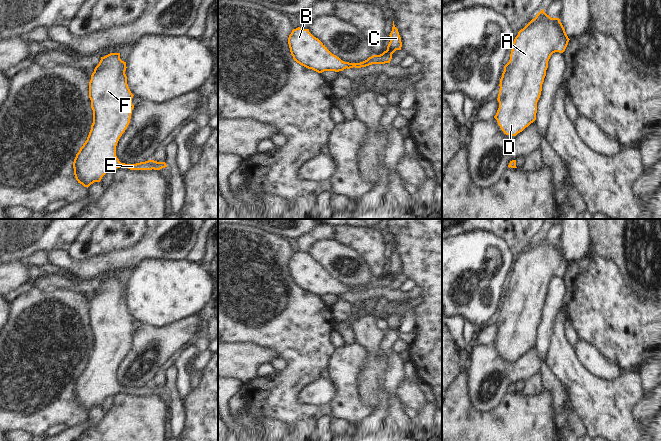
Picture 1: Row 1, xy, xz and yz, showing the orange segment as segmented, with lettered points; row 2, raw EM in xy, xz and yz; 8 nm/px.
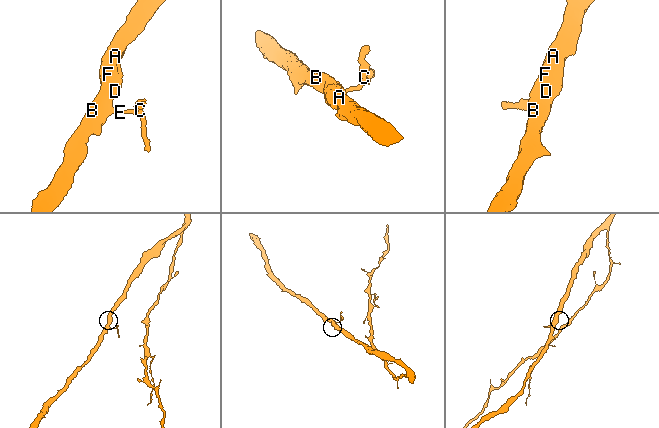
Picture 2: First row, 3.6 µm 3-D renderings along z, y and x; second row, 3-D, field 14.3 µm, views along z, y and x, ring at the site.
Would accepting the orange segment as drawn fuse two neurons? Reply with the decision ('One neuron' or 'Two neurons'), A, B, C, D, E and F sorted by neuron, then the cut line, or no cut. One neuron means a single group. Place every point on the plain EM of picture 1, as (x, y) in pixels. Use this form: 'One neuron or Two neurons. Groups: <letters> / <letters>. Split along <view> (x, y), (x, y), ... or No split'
One neuron. Groups: A B C D E F. No split.

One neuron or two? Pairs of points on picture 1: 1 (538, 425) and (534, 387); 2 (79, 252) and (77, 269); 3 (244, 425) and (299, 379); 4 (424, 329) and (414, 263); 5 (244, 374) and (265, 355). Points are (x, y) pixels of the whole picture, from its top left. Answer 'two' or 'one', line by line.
1: two
2: two
3: two
4: one
5: one

